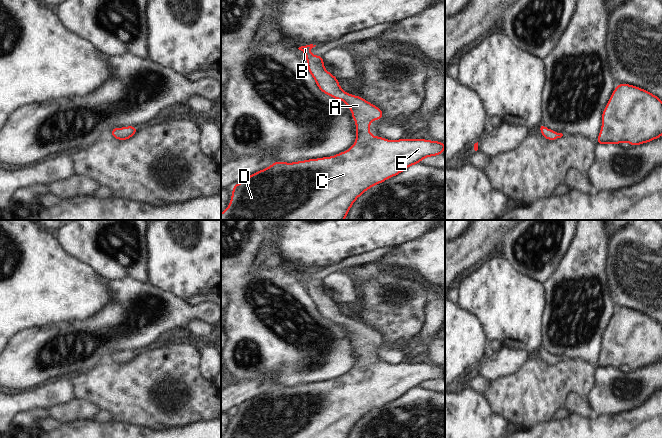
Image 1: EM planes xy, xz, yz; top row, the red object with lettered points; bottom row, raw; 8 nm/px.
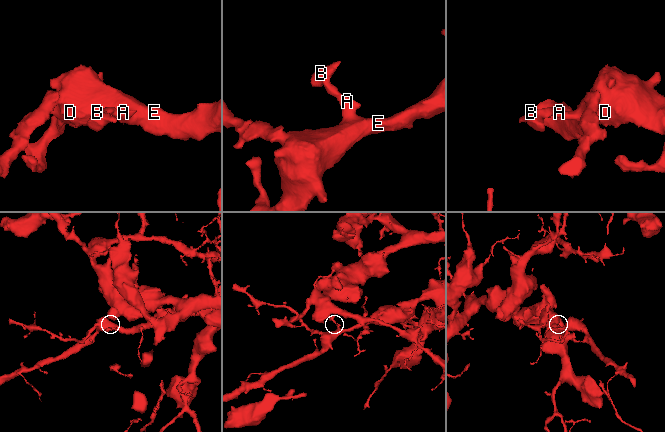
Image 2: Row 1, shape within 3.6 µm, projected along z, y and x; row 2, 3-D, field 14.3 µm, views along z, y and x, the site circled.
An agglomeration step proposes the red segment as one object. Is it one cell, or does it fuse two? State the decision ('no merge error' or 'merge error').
no merge error

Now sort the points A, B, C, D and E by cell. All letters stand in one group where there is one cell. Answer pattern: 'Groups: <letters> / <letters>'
Groups: A B C D E

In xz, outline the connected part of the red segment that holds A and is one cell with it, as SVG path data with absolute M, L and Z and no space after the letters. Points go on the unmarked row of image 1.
M303 269L298 273L305 277L307 292L319 313L335 323L342 323L352 334L356 345L356 366L347 375L333 381L309 383L296 387L275 385L269 392L248 400L233 410L231 426L222 438L347 438L354 425L368 414L407 391L420 387L428 380L441 379L445 368L424 363L399 363L389 365L369 357L372 344L382 343L384 337L359 320L344 316L335 300L325 294L323 280L308 276L316 269Z

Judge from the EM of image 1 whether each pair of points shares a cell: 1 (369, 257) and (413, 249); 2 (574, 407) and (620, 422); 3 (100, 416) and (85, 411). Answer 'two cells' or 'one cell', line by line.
1: two cells
2: two cells
3: two cells

